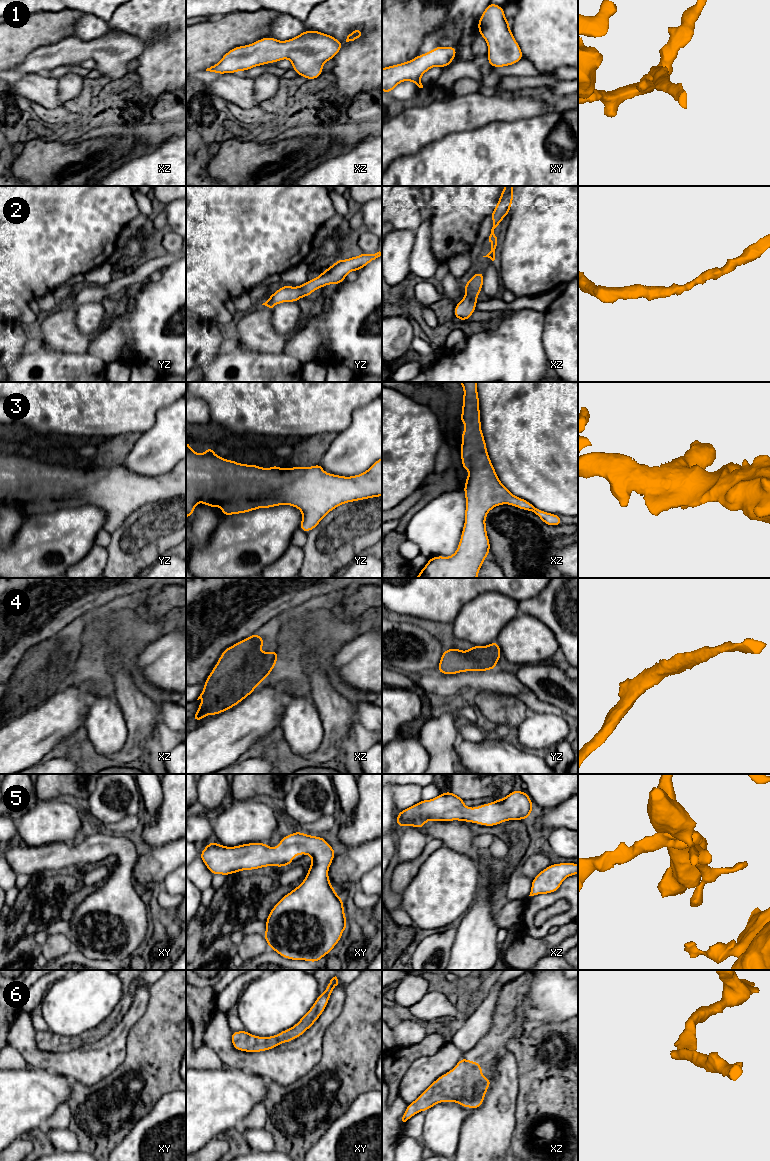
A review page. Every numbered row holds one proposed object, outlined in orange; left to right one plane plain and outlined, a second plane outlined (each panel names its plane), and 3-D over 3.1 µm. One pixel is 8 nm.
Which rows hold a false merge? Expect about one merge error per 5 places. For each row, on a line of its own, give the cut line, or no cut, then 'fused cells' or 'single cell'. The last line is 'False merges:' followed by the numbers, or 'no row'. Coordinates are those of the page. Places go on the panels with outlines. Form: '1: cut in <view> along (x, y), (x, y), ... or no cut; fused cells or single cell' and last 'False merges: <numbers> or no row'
1: no cut; single cell
2: no cut; single cell
3: no cut; single cell
4: no cut; single cell
5: no cut; single cell
6: no cut; single cell
False merges: no row

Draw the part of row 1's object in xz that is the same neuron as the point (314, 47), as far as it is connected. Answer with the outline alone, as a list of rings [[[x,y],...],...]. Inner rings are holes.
[[[305,30],[286,41],[265,37],[229,50],[216,65],[206,71],[235,74],[240,70],[246,72],[256,66],[290,59],[292,69],[299,76],[313,80],[322,75],[324,63],[333,59],[343,45],[333,36],[316,30]]]

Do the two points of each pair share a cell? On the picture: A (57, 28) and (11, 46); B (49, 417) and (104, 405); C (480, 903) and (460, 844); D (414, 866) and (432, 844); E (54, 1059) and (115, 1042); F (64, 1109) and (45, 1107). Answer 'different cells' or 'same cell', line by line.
A: same cell
B: same cell
C: same cell
D: same cell
E: same cell
F: different cells

